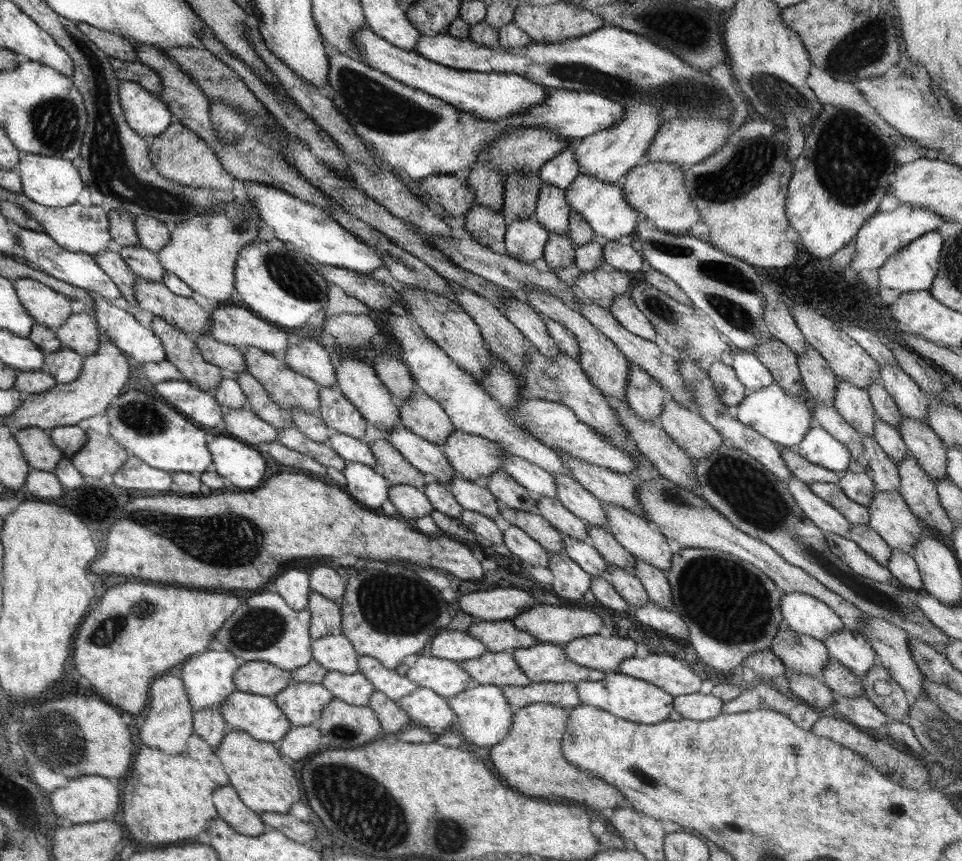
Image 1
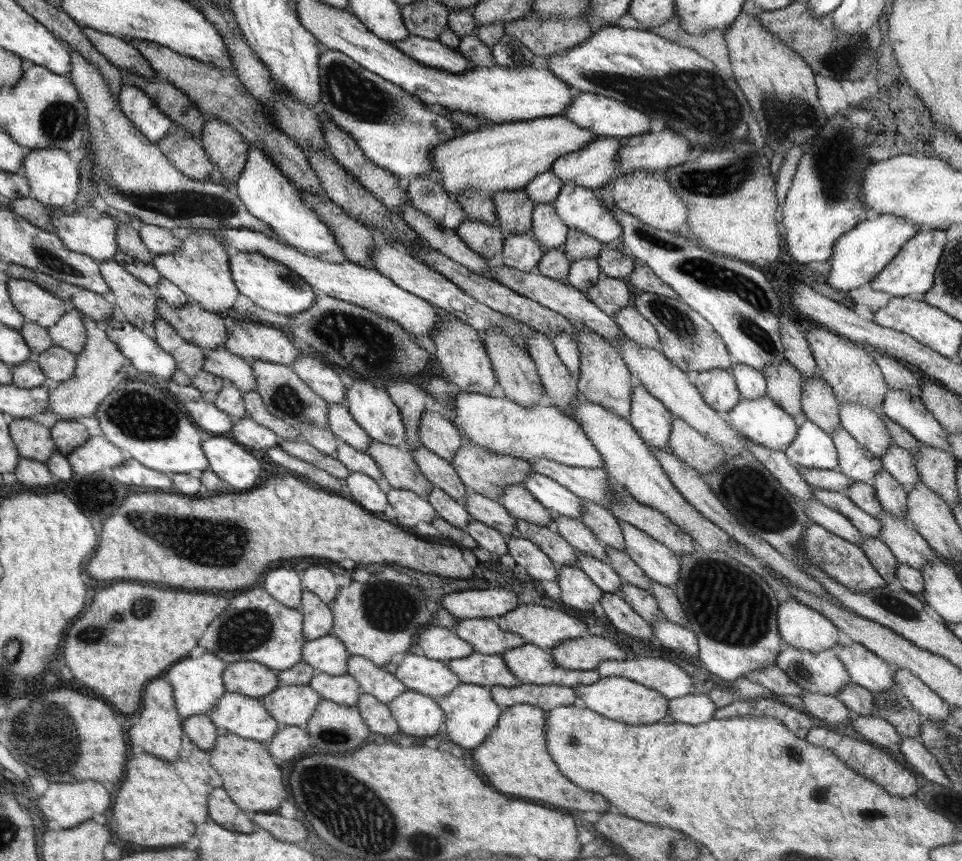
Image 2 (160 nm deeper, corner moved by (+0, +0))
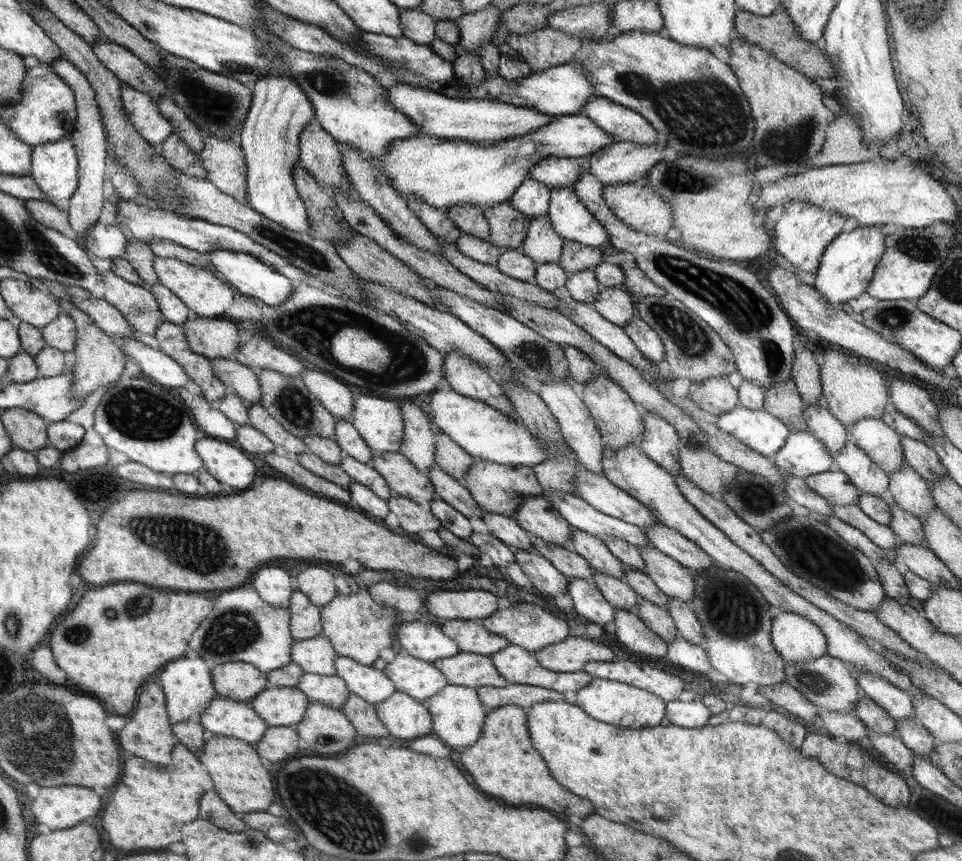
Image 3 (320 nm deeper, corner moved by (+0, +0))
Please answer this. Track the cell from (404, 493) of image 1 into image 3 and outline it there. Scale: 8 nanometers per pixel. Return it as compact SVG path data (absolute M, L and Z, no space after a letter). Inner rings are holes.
M395 496L387 501L389 510L398 516L400 529L410 536L419 535L421 531L441 528L438 518L430 511L424 511L417 502Z

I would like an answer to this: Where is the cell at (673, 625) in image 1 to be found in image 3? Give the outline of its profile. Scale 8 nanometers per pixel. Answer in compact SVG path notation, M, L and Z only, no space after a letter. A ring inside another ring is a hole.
M677 637L667 643L668 662L673 662L676 666L682 666L686 670L701 674L710 674L713 669L704 645L692 644L684 640L682 637Z

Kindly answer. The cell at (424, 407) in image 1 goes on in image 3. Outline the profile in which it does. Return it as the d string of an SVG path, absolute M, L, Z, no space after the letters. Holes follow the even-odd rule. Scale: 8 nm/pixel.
M442 430L435 434L434 458L435 465L452 476L460 485L466 486L467 473L471 470L474 458Z

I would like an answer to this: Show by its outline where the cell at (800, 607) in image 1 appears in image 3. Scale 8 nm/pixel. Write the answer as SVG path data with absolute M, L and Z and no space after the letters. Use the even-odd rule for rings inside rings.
M783 611L771 622L770 638L776 652L786 663L796 664L827 654L827 640L813 622Z

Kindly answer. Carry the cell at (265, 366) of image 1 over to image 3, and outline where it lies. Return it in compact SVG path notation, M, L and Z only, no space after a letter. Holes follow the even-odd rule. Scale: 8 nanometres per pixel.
M262 369L258 372L262 384L262 399L260 404L266 408L272 418L275 418L290 434L298 438L320 436L332 438L338 419L308 390L306 383L300 377L287 376L275 370Z

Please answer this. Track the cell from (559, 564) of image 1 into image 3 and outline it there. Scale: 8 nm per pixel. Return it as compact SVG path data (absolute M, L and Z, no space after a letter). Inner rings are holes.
M568 578L567 593L574 602L574 610L590 623L604 627L615 619L615 608L608 603L596 584L581 578Z

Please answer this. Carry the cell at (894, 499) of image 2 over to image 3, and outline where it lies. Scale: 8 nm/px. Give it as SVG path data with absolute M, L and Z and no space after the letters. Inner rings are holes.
M889 493L884 498L891 512L890 525L888 526L894 534L904 544L925 546L922 521L898 507Z

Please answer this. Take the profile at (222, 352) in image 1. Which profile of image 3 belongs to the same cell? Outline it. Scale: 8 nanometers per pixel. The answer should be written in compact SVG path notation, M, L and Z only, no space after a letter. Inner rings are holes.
M212 358L211 365L214 373L230 386L245 403L260 402L262 399L262 384L259 375L251 367L244 366L235 358Z

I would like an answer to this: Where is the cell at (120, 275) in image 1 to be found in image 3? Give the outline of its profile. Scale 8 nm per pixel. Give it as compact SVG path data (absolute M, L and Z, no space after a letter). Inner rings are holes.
M112 269L102 275L104 298L124 315L138 335L153 335L159 325L166 321L159 309L159 301L148 288L120 278Z

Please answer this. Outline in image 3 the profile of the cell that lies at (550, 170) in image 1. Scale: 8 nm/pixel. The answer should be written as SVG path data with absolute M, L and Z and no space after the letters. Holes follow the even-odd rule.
M526 178L510 201L528 218L543 217L550 208L552 187L544 186L534 178Z

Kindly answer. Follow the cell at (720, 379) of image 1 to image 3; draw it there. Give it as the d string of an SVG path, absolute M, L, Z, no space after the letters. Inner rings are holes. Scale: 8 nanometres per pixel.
M728 376L692 383L689 387L689 397L702 410L716 417L739 405L739 392L732 387Z

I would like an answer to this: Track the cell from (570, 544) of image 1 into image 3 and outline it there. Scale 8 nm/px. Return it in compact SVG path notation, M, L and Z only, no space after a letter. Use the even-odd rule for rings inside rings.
M593 570L593 583L596 584L603 598L615 609L636 611L638 595L626 584L623 579L612 578Z

